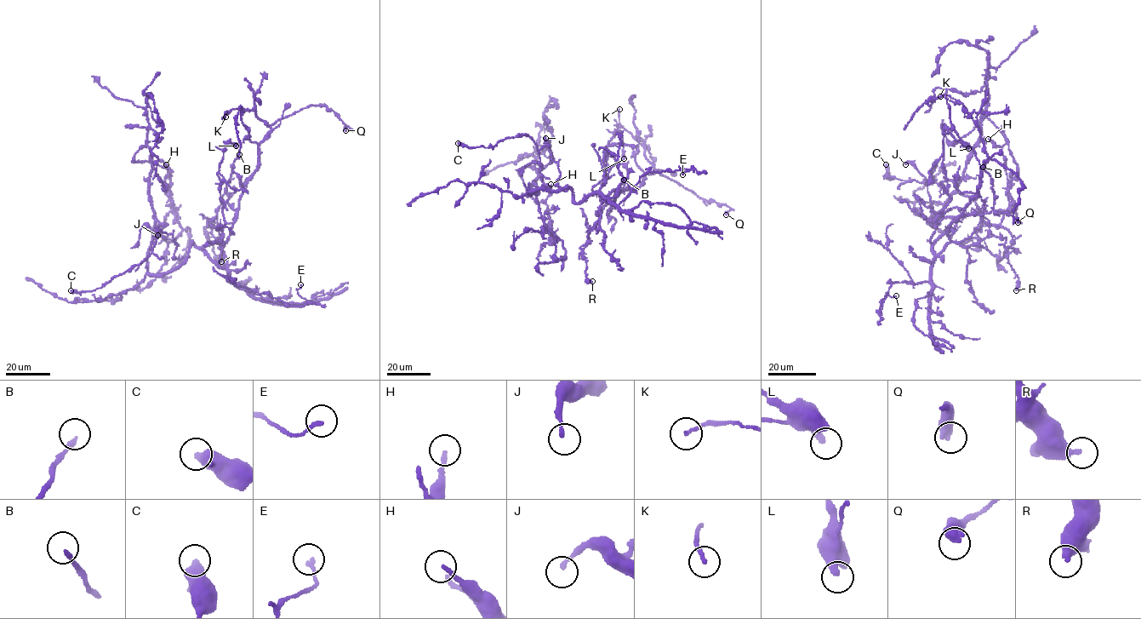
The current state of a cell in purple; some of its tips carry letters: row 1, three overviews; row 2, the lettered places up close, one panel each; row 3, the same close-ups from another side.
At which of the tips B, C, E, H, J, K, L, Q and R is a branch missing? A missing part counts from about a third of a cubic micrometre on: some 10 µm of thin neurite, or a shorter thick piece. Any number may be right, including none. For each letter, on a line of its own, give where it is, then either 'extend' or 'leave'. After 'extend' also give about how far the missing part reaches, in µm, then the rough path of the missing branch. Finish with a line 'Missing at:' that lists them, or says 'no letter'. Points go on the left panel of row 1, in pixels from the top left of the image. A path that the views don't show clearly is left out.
B: (239, 154) | leave
C: (71, 290) | leave
E: (300, 284) | leave
H: (166, 164) | leave
J: (157, 235) | leave
K: (225, 117) | leave
L: (236, 146) | leave
Q: (345, 130) | leave
R: (221, 261) | leave
Missing at: no letter

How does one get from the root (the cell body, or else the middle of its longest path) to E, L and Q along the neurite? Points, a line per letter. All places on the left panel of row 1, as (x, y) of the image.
E: (190, 248), (191, 243), (206, 252), (240, 289), (268, 294), (290, 306), (307, 302), (298, 292), (300, 284)
L: (190, 248), (191, 243), (213, 260), (219, 260), (225, 221), (218, 172), (225, 146), (230, 142), (236, 146)
Q: (190, 248), (191, 243), (226, 266), (222, 246), (270, 126), (312, 105), (332, 110), (345, 130)

